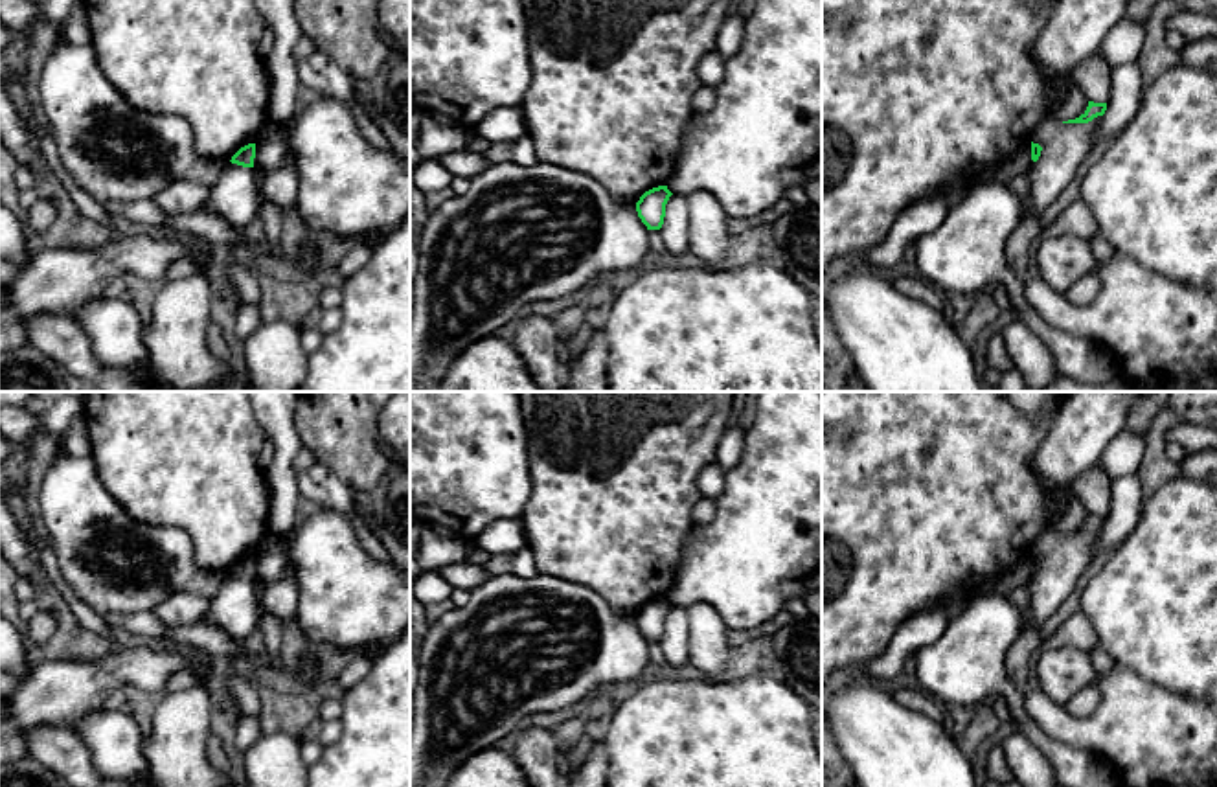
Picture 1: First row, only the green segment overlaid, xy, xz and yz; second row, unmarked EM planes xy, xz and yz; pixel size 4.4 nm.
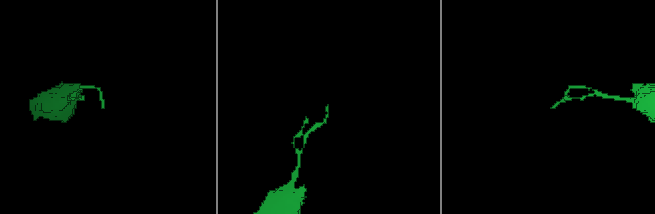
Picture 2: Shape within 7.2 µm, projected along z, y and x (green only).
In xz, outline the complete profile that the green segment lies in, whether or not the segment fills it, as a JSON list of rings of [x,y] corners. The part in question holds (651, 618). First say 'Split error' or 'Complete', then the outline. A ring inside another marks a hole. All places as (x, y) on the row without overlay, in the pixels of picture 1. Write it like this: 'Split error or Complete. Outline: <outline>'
Complete. Outline: [[[667,598],[645,603],[636,614],[636,623],[647,642],[660,642],[665,629],[665,616],[673,605]]]

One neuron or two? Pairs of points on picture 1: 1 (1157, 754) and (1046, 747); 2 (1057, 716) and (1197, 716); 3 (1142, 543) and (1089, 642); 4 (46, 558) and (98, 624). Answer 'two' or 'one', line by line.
1: two
2: one
3: two
4: one

